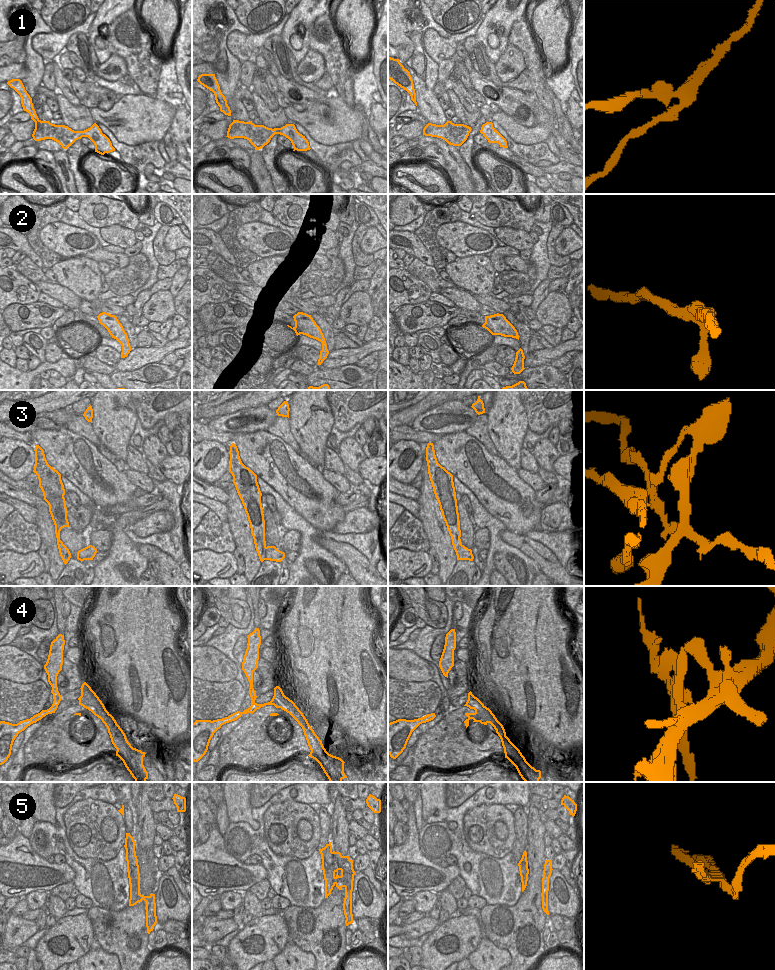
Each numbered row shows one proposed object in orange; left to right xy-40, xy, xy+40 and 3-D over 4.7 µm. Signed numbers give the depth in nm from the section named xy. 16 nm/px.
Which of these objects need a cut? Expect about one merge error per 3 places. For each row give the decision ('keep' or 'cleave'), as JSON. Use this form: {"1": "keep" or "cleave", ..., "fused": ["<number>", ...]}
{"1": "cleave", "2": "keep", "3": "cleave", "4": "keep", "5": "keep", "fused": ["1", "3"]}

